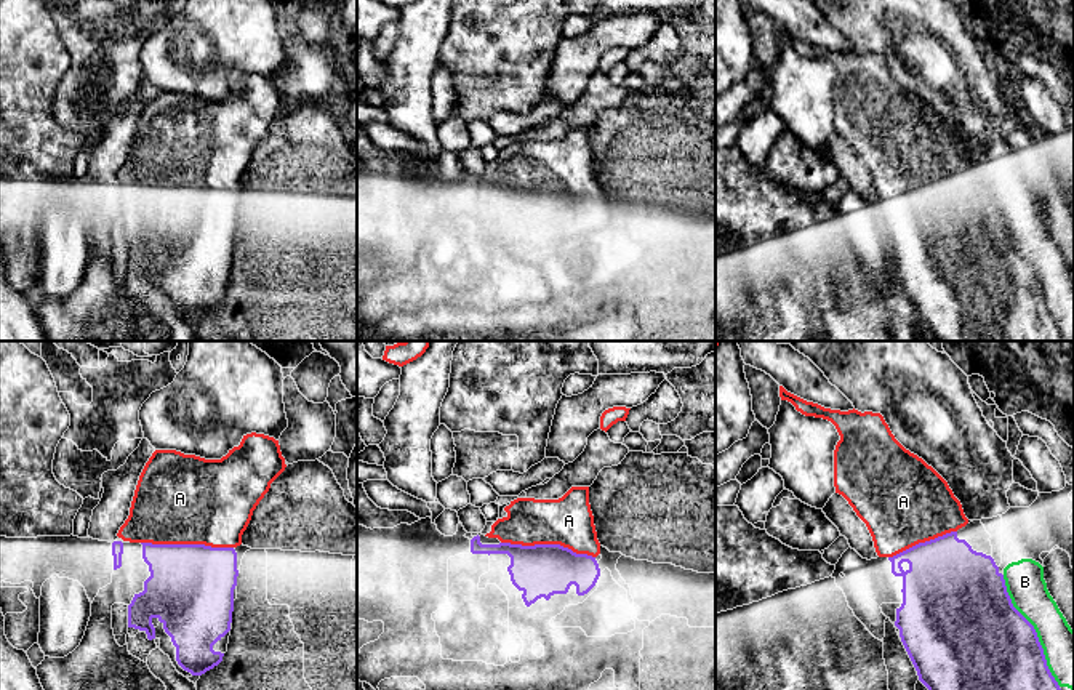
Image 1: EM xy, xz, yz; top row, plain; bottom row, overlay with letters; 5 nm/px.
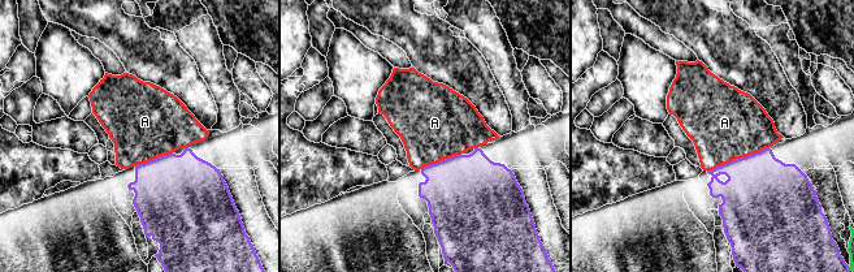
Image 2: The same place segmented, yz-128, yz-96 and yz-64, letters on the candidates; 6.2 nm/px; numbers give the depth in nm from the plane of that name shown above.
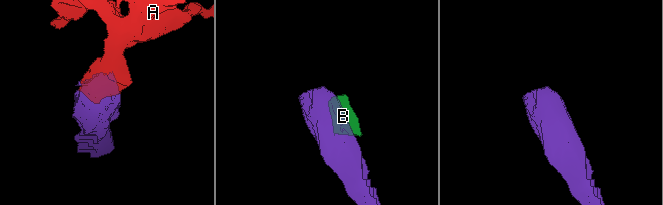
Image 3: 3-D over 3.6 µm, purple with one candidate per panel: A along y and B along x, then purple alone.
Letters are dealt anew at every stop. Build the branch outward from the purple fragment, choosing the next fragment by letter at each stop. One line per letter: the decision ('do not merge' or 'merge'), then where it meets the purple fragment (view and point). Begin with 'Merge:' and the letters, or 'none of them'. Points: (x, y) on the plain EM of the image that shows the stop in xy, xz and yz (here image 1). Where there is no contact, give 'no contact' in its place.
Merge: A
A: merge | xz (548, 186)
B: do not merge | yz (1034, 272)

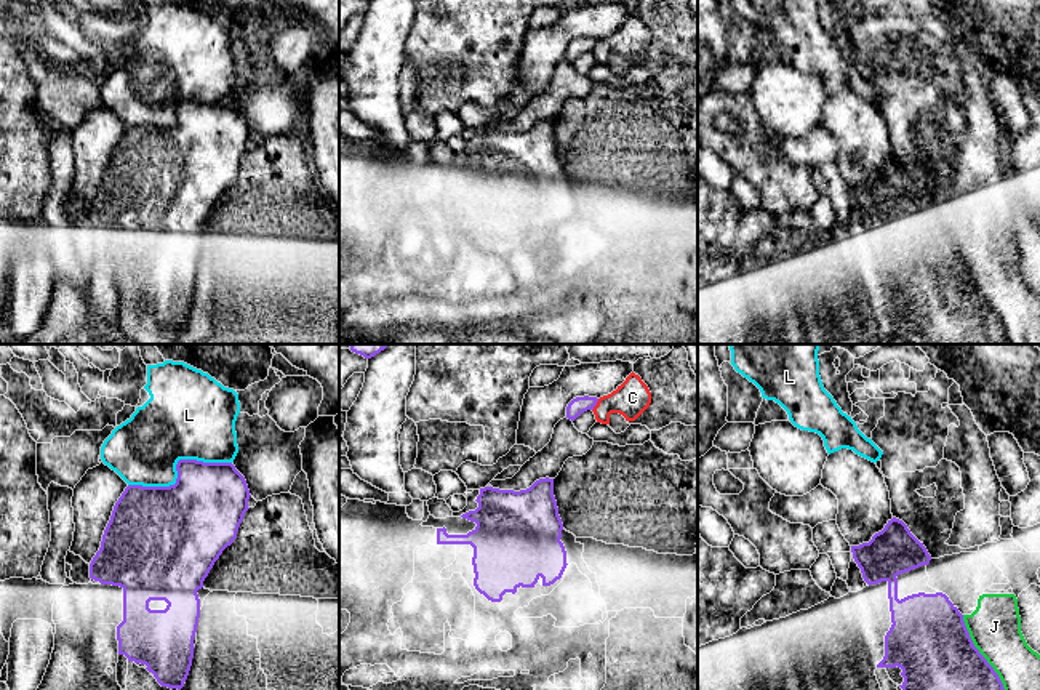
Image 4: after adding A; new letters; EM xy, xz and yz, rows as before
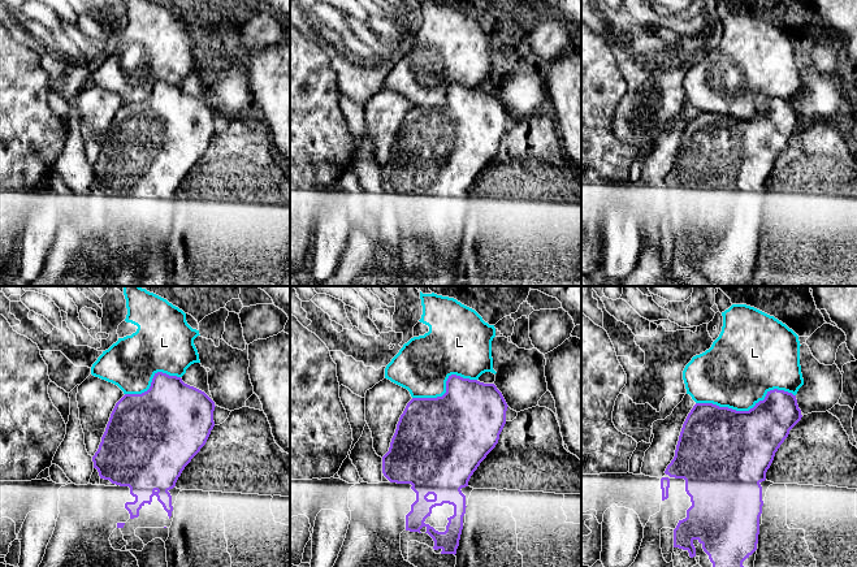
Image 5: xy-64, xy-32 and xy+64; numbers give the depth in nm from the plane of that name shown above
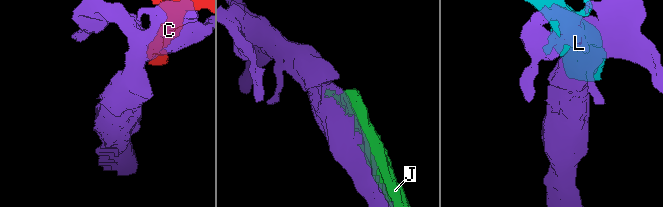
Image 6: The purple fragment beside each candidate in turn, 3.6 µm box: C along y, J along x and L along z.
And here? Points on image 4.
Merge: none of them
C: do not merge | xz (596, 45)
J: do not merge | yz (984, 300)
L: do not merge | xy (176, 111)

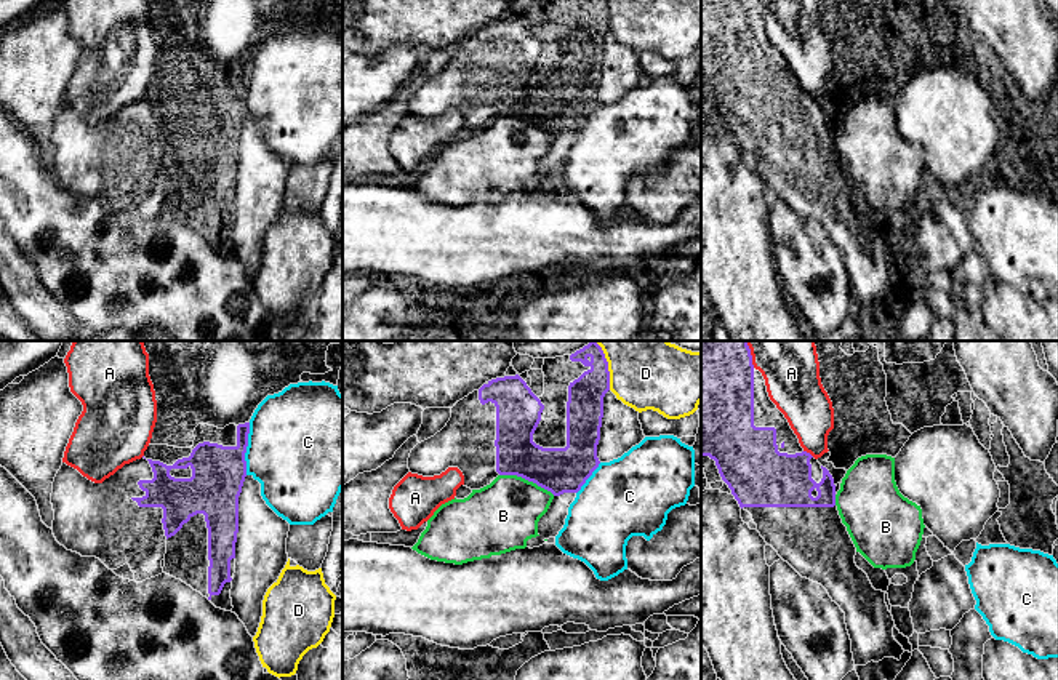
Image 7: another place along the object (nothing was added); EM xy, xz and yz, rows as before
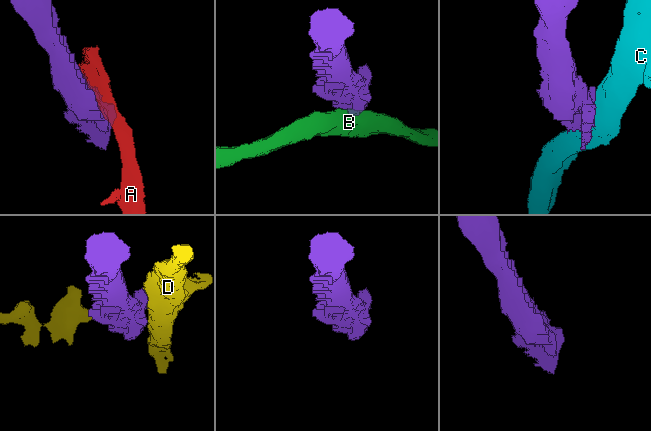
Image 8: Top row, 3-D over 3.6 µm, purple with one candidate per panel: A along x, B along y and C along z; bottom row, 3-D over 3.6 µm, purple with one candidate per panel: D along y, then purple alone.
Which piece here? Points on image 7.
Merge: none of them
A: do not merge | yz (809, 95)
B: do not merge | xz (527, 120)
C: do not merge | xy (245, 90)
D: do not merge | xz (609, 16)

